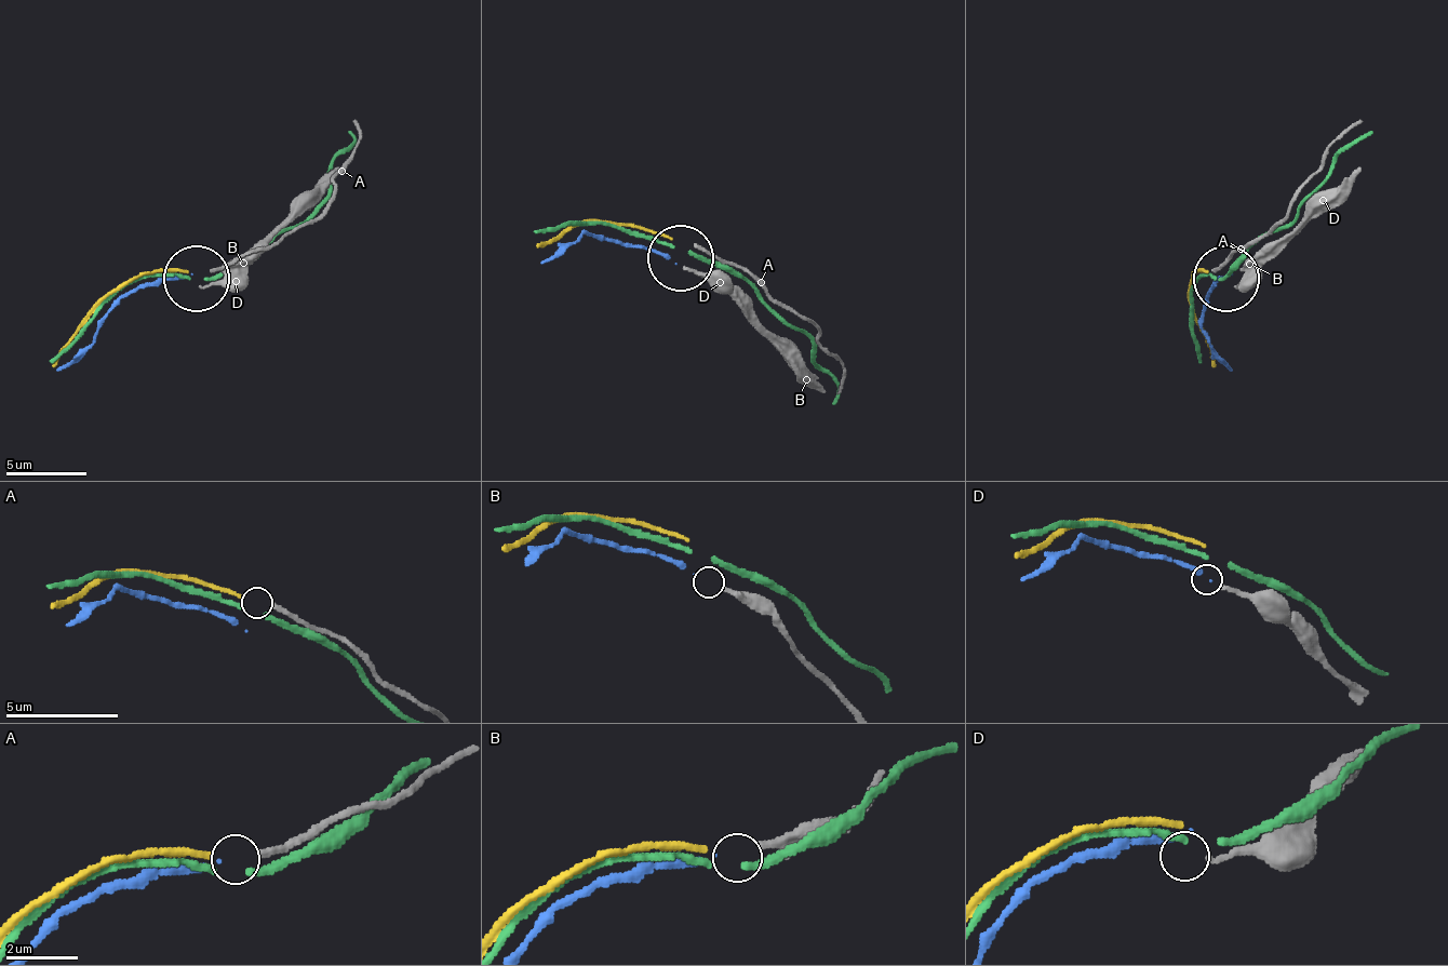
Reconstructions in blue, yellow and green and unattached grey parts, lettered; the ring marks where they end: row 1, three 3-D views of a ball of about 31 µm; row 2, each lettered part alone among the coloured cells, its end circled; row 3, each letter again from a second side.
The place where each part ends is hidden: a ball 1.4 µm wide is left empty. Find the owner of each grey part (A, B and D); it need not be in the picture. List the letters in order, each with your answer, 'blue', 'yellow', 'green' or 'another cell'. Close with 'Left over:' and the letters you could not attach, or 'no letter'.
A: yellow
B: blue
D: another cell
Left over: D

